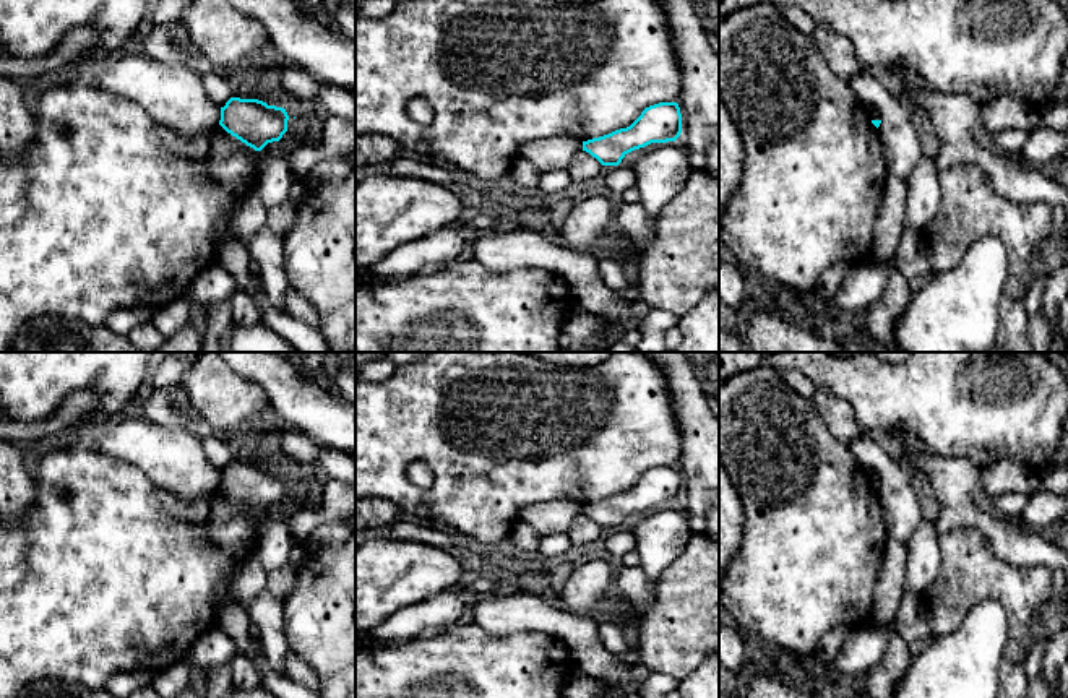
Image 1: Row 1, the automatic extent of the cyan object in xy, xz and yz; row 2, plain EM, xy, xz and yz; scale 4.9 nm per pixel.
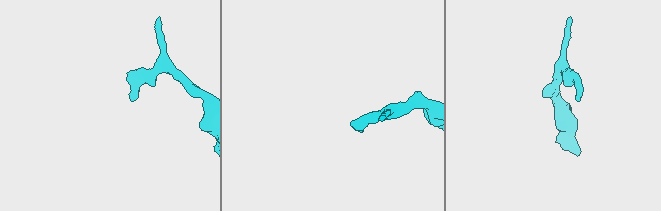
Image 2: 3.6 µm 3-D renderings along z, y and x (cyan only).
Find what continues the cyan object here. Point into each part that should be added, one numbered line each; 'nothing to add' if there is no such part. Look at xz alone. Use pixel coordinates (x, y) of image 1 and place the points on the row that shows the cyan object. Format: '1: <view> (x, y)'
nothing to add

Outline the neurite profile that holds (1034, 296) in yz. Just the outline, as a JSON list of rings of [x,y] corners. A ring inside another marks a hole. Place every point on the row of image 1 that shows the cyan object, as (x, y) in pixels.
[[[1044,271],[1040,276],[1036,276],[1024,297],[1024,305],[1029,318],[1040,312],[1040,304],[1047,286],[1047,276],[1047,271]]]

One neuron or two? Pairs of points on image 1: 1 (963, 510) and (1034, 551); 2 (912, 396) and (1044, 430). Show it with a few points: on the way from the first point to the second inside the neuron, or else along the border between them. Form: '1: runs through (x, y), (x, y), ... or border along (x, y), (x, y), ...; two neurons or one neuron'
1: runs through (981, 520), (990, 523), (1016, 546); one neuron
2: runs through (945, 396), (973, 408), (1012, 409); one neuron

